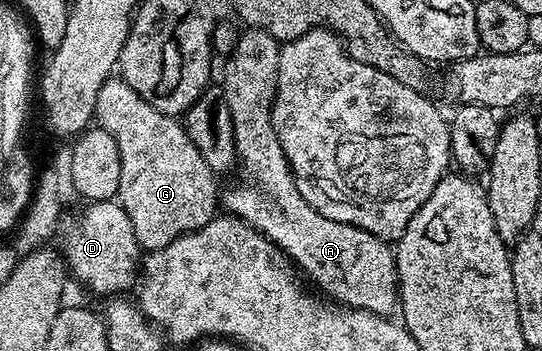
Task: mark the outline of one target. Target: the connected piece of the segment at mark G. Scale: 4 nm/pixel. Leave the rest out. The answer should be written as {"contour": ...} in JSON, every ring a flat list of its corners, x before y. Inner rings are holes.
{"contour":[[110,78,96,92,95,123,114,142,118,142,118,154,122,158,122,182,118,202,126,210,126,218,130,218,130,226,134,226,136,241,141,249,153,252,159,248,168,248,179,236,206,226,218,212,218,192,216,196,217,177,206,166,202,154,190,142,188,133,179,119,162,114,150,106,135,90,119,78]]}

